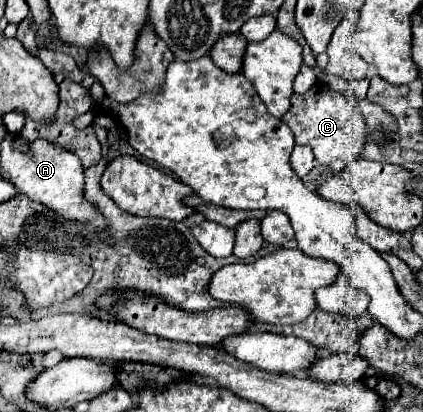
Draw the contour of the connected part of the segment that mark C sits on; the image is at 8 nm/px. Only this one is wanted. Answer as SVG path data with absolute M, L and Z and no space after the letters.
M317 81L305 95L293 93L289 111L281 117L291 127L297 145L309 145L319 165L329 165L335 159L359 157L365 145L365 119L357 105L351 105L343 93L329 89L329 85Z

